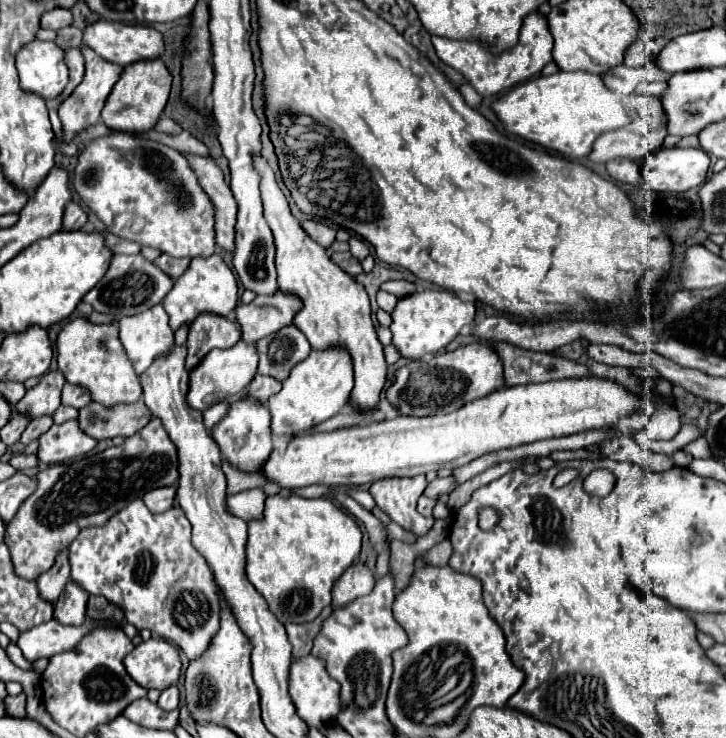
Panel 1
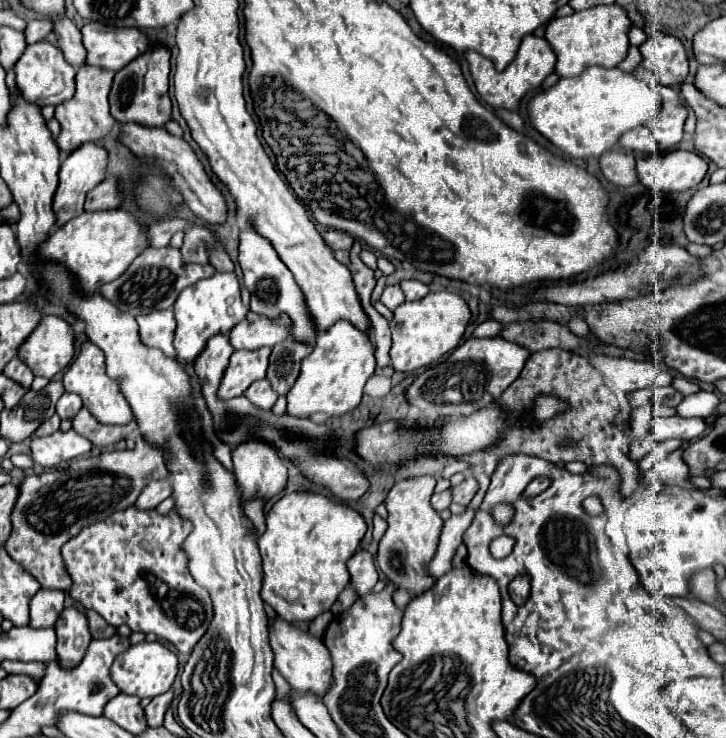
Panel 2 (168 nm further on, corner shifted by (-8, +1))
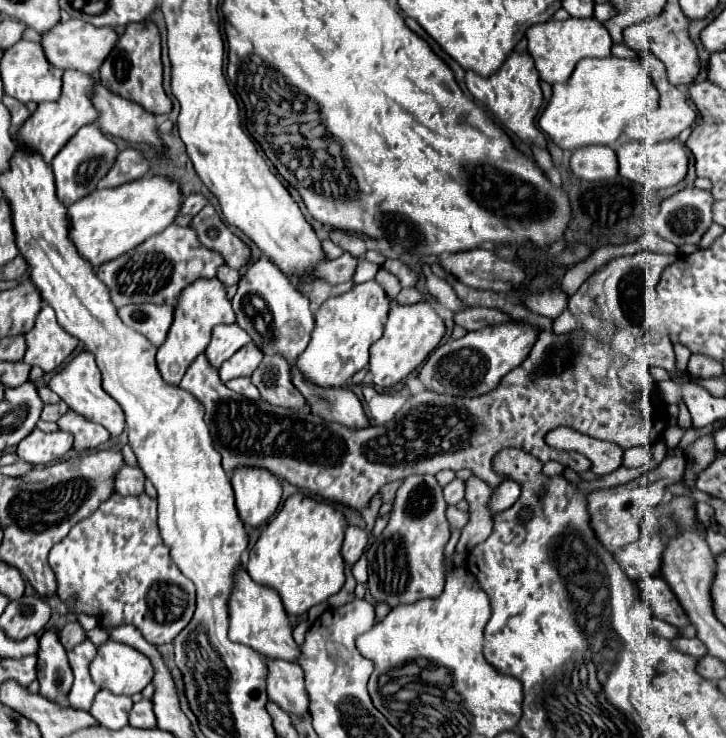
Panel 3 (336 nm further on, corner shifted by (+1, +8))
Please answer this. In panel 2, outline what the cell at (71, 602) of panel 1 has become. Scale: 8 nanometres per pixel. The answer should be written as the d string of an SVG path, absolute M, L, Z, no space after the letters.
M64 608L54 628L58 634L58 662L62 668L72 668L82 660L92 640L86 614L78 608Z

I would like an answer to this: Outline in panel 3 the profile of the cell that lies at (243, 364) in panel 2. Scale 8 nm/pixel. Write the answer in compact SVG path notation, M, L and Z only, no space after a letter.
M253 343L241 347L229 361L225 361L221 365L221 369L219 369L221 381L227 383L235 377L251 377L251 373L261 363L261 357L263 357L263 353Z

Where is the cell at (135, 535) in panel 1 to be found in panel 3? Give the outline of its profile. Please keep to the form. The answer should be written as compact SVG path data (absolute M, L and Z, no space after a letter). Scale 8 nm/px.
M147 493L133 497L111 495L91 517L79 521L63 541L53 545L49 565L57 575L61 601L77 595L77 609L95 617L103 627L135 625L153 645L171 643L195 613L195 585L169 557L169 549L163 545L157 529L157 499Z

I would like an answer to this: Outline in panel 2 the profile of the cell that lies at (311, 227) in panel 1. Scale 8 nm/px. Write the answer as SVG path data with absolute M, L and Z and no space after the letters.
M326 230L322 234L322 238L332 250L350 250L350 246L354 242L354 238L342 230Z

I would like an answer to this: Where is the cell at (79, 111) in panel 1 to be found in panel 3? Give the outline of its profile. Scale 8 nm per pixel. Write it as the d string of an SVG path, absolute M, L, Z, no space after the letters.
M65 71L61 99L53 101L53 103L37 105L35 113L31 113L29 119L13 133L13 143L21 149L39 153L43 157L43 161L49 165L51 159L63 149L63 145L77 133L77 129L81 125L93 123L97 119L97 109L93 107L91 95L89 95L91 89L93 89L93 81L89 75L77 73L77 71Z

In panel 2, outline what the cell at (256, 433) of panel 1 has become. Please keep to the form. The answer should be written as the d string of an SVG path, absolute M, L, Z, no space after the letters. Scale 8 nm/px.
M244 440L232 450L234 474L246 498L272 498L286 486L286 464L264 440Z

